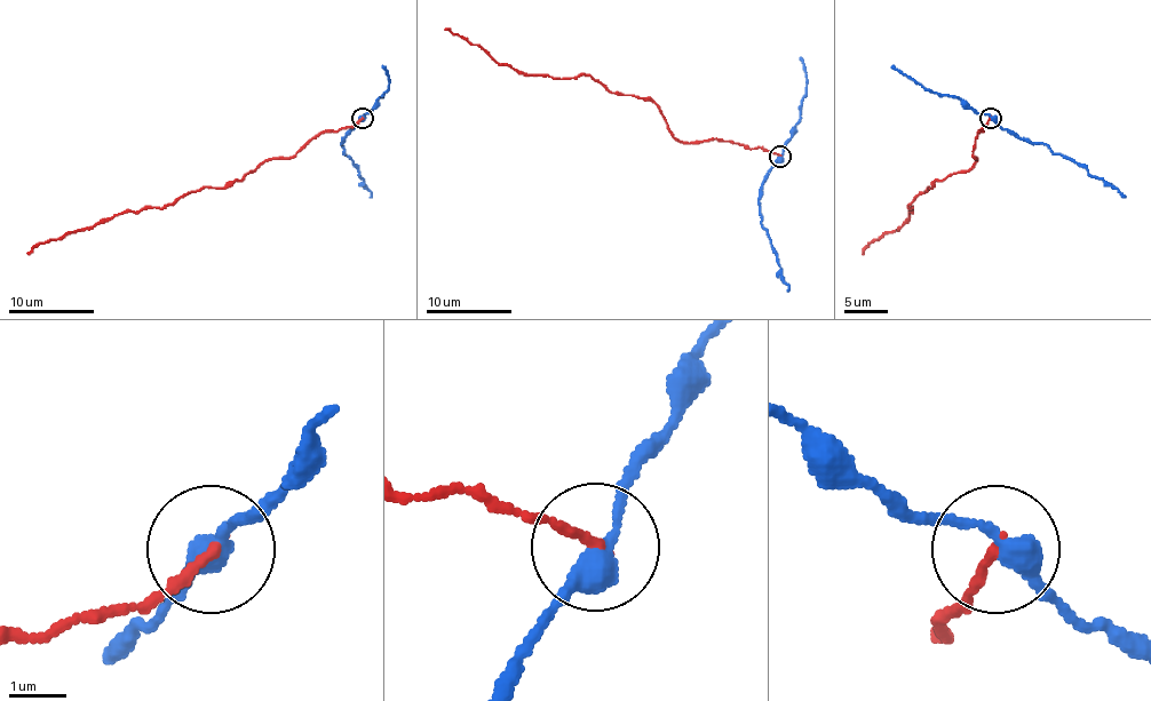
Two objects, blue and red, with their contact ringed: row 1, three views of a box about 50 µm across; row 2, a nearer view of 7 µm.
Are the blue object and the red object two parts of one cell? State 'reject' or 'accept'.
reject

